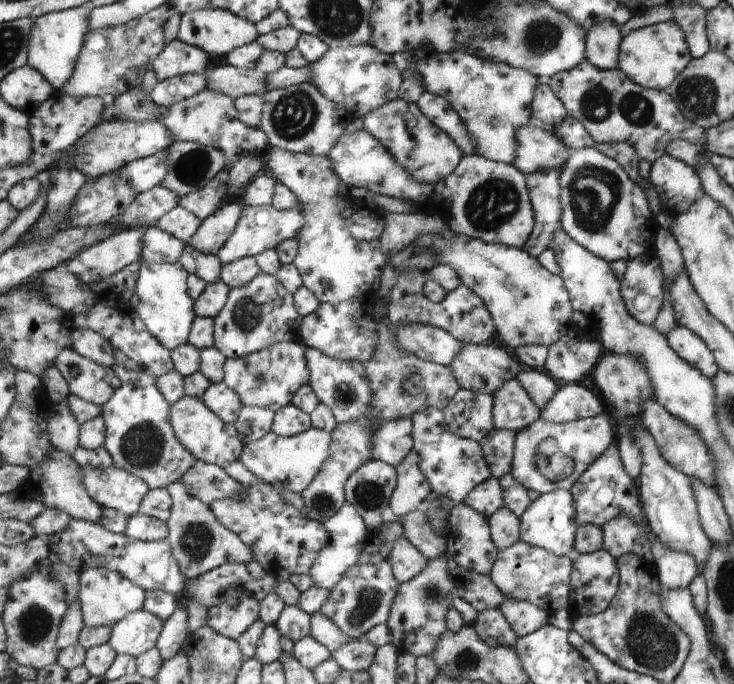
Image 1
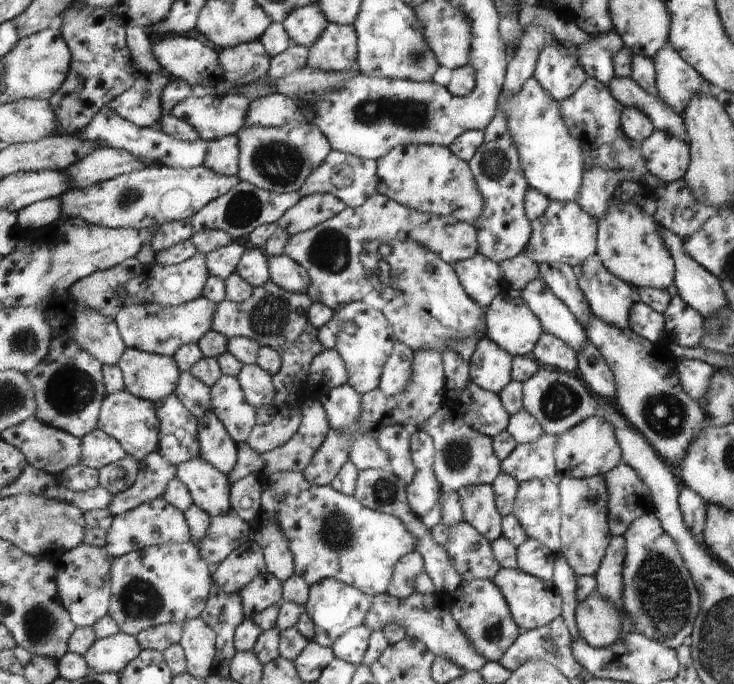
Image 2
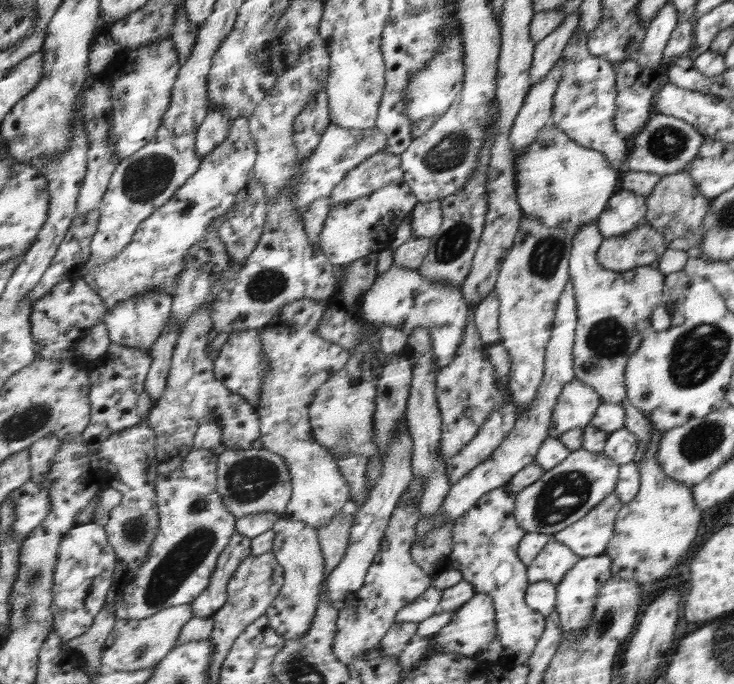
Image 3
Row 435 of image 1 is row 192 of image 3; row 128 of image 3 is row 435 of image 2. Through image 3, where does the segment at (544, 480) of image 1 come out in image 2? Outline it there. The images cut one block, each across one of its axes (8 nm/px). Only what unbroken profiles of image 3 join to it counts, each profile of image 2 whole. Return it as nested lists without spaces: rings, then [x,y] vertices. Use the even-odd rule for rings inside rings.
[[[544,433],[529,443],[517,443],[508,458],[501,462],[501,470],[520,483],[532,479],[556,480],[554,449],[556,435]]]

